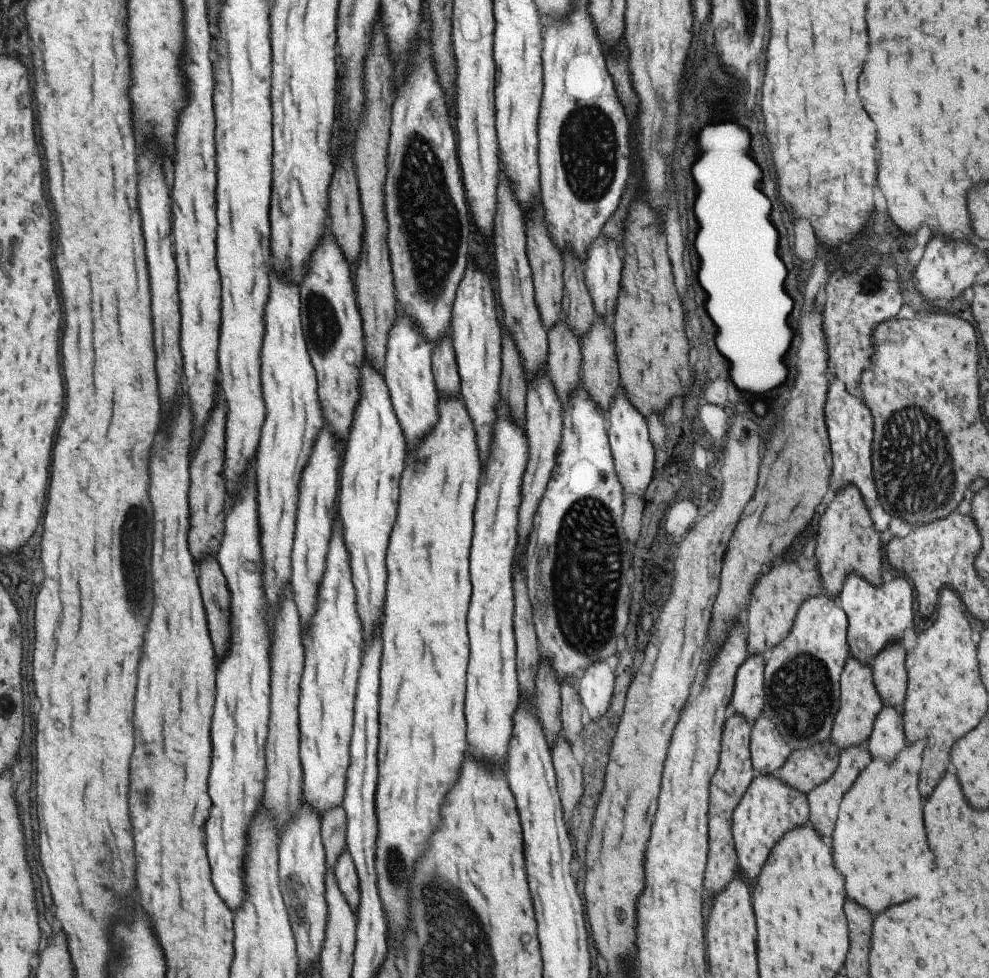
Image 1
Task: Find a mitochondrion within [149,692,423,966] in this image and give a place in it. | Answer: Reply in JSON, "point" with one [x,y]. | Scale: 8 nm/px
{"point":[396,868]}

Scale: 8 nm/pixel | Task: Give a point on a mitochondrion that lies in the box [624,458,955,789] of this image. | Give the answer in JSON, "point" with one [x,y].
{"point":[801,695]}

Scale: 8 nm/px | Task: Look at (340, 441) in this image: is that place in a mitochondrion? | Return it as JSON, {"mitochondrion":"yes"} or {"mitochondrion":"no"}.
{"mitochondrion":"no"}

